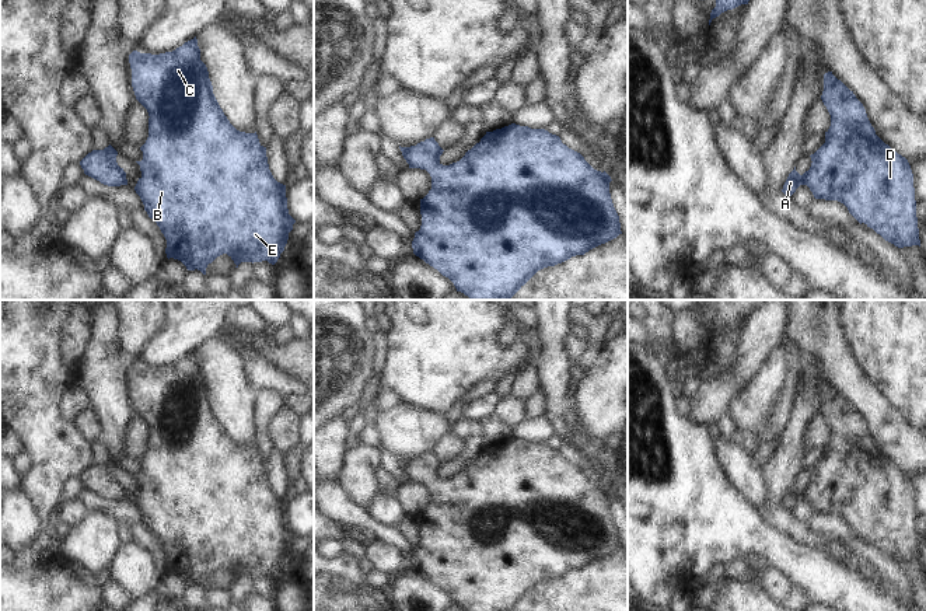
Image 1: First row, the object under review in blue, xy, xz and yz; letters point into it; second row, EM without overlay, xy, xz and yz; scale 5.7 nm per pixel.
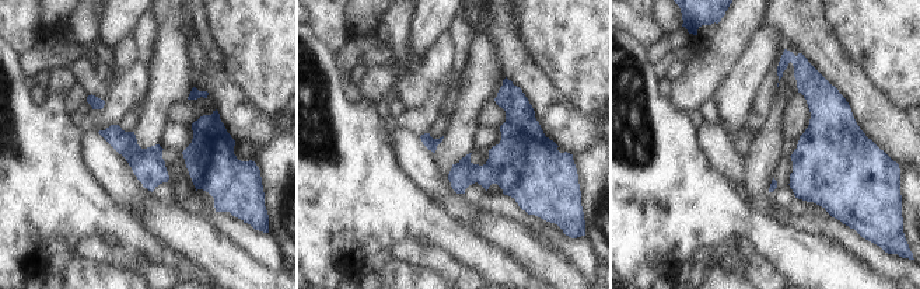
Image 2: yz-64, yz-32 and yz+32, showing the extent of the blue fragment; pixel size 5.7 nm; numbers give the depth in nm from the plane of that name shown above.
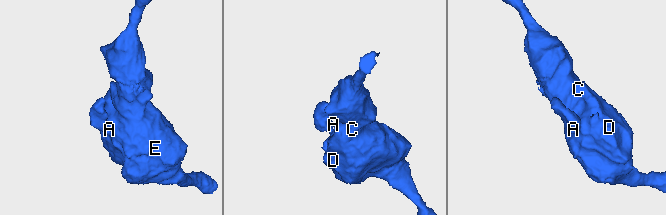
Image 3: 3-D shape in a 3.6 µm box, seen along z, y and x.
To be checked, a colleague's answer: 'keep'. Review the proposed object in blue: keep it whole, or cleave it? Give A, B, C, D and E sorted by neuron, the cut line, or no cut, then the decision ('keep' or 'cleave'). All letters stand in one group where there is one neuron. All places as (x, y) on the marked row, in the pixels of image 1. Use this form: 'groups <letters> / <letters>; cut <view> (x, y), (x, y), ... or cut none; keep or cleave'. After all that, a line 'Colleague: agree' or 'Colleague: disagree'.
groups A B C D E; cut none; keep
Colleague: agree

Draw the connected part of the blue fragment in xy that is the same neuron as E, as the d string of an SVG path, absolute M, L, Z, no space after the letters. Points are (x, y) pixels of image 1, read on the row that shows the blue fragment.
M196 36L172 52L151 55L133 50L129 55L129 63L132 69L132 87L136 99L147 109L150 116L148 137L140 147L140 150L143 151L143 160L136 161L140 165L141 177L139 178L134 191L140 196L148 217L157 223L167 240L167 258L178 259L186 266L188 270L198 269L203 275L206 275L207 265L223 254L227 254L234 261L234 263L237 265L235 268L238 268L241 262L254 263L268 261L269 263L275 265L280 258L280 254L284 251L289 240L289 233L293 230L293 224L296 223L296 220L289 214L286 185L277 182L273 178L268 164L266 147L259 143L256 132L245 133L237 130L224 115L213 94L213 85L209 78L207 67L200 60L200 49L198 46Z

